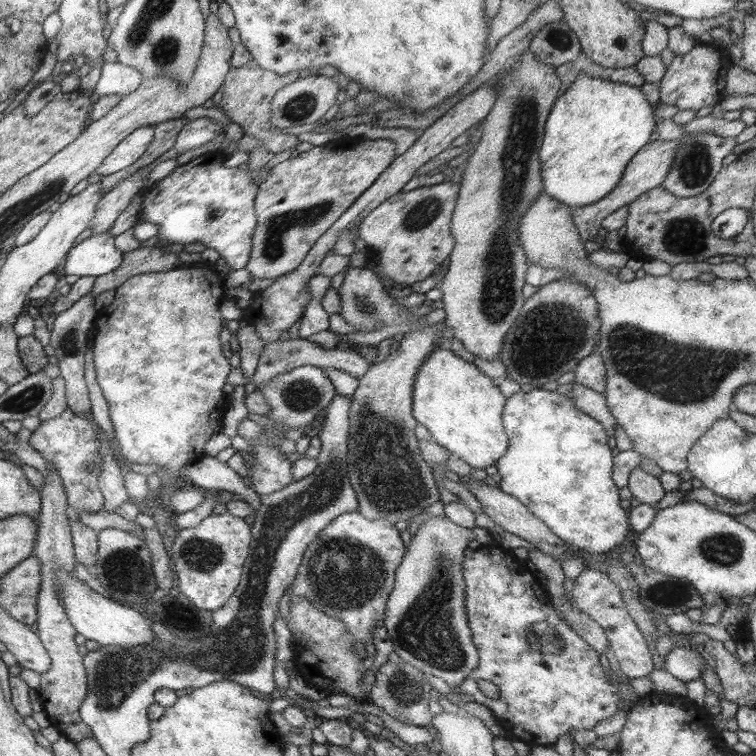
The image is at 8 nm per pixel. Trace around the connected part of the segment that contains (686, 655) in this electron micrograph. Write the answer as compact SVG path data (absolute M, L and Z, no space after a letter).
M674 647L665 656L665 670L668 670L678 680L688 682L701 678L703 666L708 662L709 658L704 658L698 651Z

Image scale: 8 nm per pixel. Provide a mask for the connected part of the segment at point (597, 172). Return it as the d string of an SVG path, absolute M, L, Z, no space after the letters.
M580 72L576 81L554 103L541 146L541 175L545 193L572 209L593 205L608 197L625 168L650 142L655 110L648 108L640 87L590 77Z

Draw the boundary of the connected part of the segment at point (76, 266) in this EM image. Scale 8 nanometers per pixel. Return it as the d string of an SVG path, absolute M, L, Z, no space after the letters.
M108 232L90 235L66 255L66 277L102 276L122 264L123 252L114 245Z

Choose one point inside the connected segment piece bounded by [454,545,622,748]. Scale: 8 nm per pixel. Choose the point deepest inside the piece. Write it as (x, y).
(551, 681)

